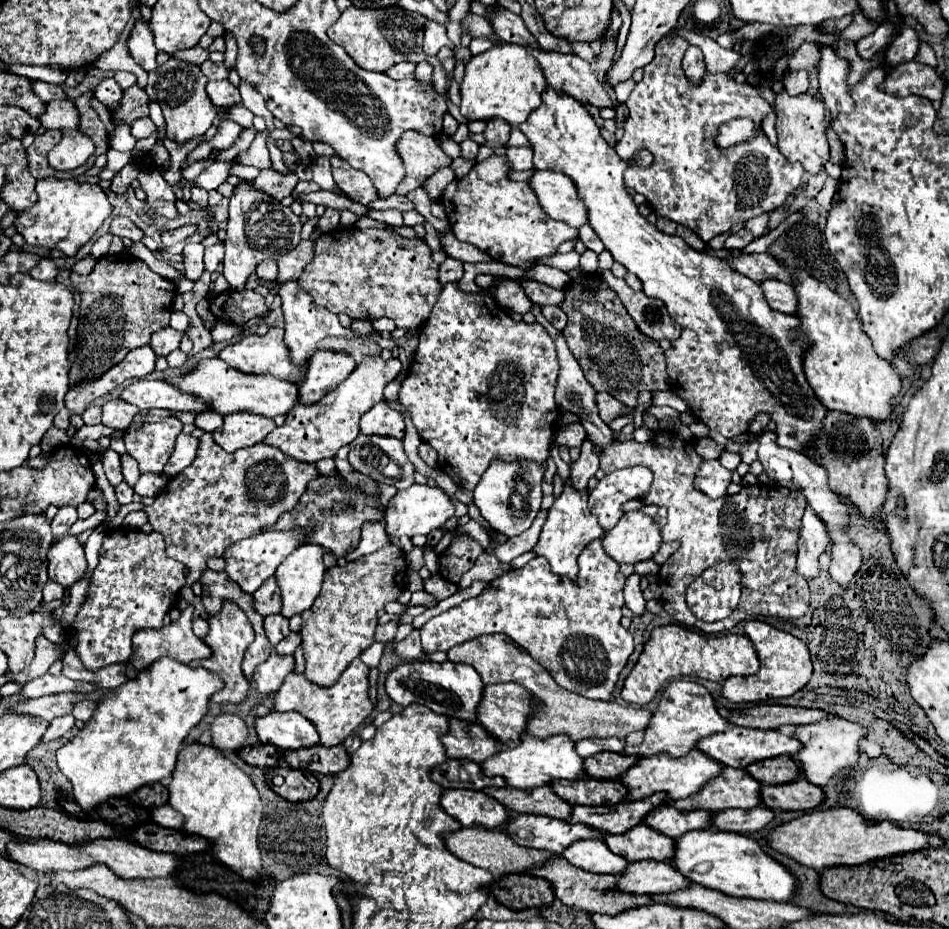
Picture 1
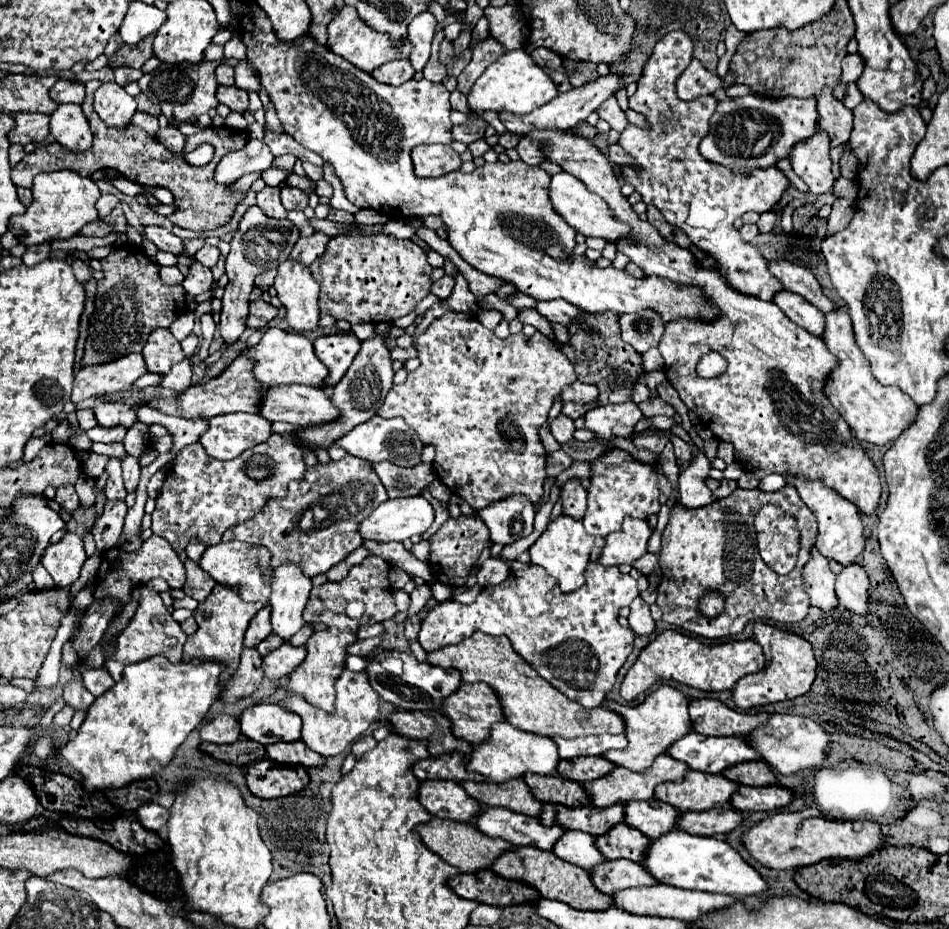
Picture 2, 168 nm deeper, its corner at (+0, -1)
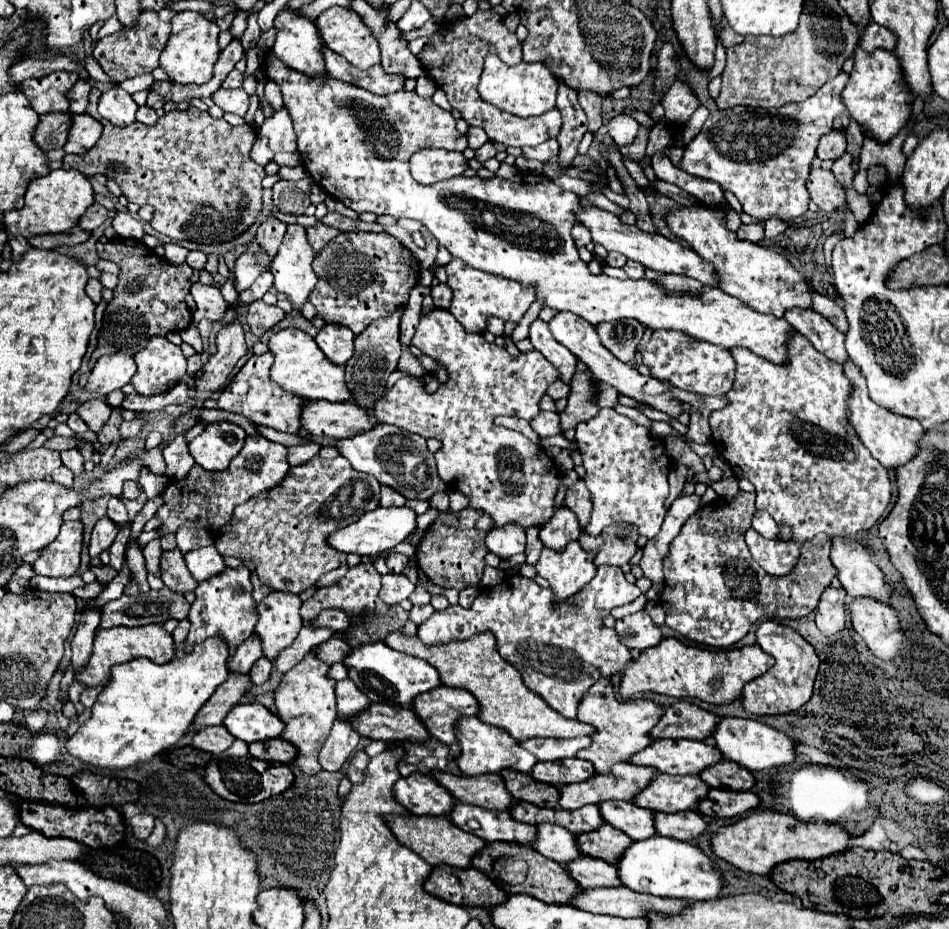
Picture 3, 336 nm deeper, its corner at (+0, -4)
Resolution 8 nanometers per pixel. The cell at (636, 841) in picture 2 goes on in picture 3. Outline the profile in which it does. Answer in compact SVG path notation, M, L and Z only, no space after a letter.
M603 824L593 832L579 834L577 842L579 842L579 850L585 856L601 858L605 862L615 864L619 860L619 854L623 854L625 846L631 846L633 840L625 836L621 830L615 830L611 824Z

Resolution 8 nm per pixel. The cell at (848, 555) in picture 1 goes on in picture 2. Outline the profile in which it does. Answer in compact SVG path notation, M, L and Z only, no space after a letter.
M861 565L843 567L835 585L839 603L857 615L869 615L869 579Z

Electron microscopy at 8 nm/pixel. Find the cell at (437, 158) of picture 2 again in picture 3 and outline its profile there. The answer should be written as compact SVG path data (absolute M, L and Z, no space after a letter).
M419 150L411 156L411 174L421 184L433 184L451 176L463 174L467 160L461 152L449 150Z

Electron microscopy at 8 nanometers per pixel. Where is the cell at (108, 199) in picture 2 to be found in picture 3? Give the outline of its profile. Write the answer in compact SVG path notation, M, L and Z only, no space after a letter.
M91 204L89 210L85 212L85 216L81 218L79 226L83 226L83 230L95 230L97 226L101 226L107 220L107 208L101 204Z

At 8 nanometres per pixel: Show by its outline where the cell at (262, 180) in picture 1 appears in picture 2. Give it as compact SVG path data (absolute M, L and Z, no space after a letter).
M265 187L263 191L257 193L257 205L261 207L261 211L265 215L269 215L271 219L285 219L287 211L281 205L281 197L279 197L279 187Z

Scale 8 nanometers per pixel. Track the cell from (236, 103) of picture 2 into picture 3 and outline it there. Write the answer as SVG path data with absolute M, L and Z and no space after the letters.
M219 88L211 100L223 110L223 112L231 112L231 114L239 114L245 116L249 110L249 96L243 88L235 88L235 90L225 90Z

